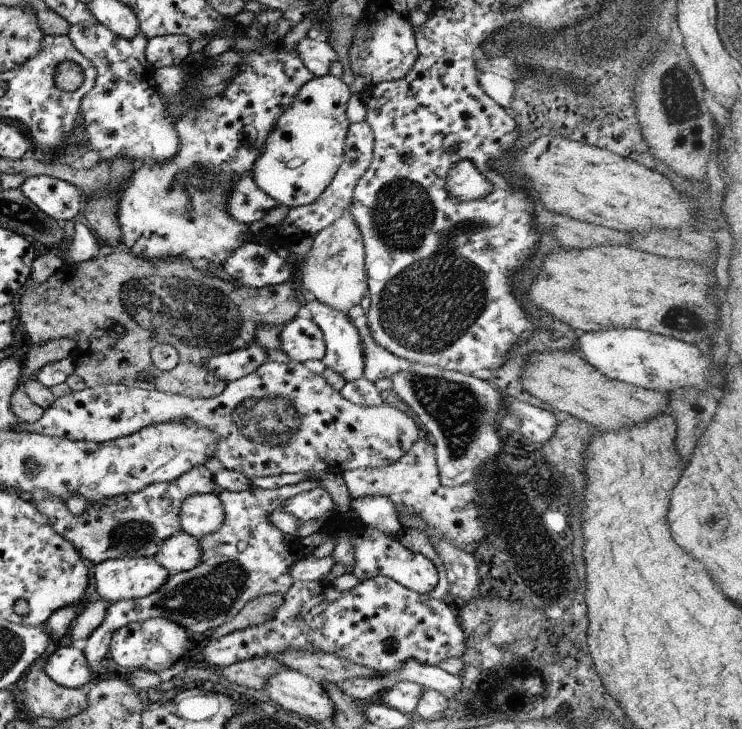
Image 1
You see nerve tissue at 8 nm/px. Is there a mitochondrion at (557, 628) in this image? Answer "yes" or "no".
no

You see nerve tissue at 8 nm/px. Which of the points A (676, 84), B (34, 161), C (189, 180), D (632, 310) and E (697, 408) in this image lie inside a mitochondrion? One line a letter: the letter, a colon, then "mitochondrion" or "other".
A: mitochondrion
B: other
C: mitochondrion
D: other
E: other

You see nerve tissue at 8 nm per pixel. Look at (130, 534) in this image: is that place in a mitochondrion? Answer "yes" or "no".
yes

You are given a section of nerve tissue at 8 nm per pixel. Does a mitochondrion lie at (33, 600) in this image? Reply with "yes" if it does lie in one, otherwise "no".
no

